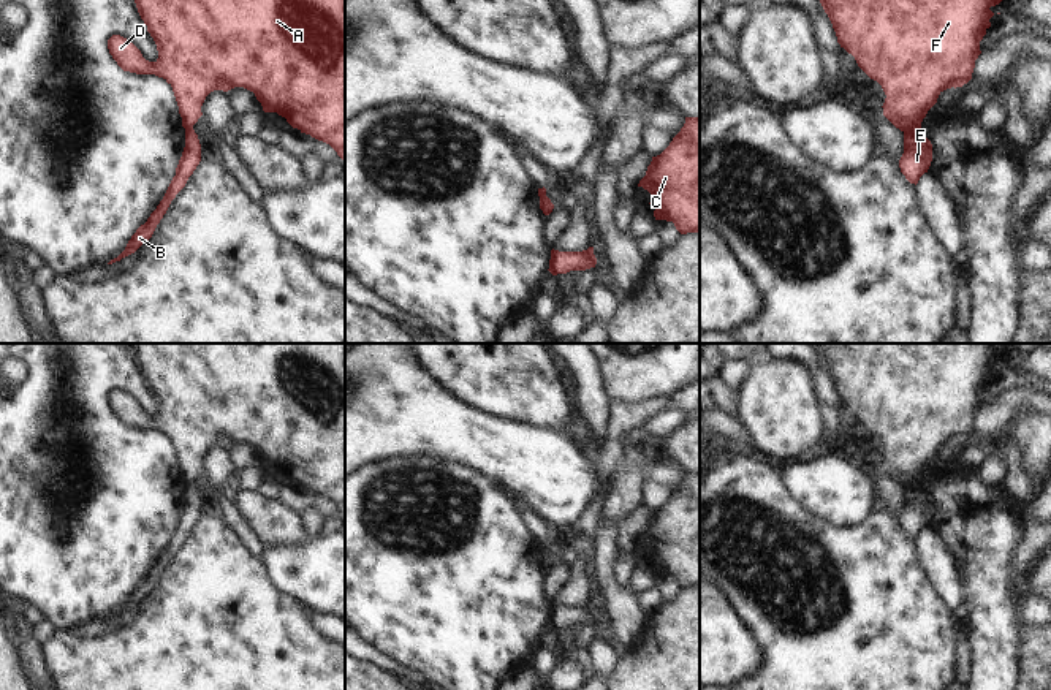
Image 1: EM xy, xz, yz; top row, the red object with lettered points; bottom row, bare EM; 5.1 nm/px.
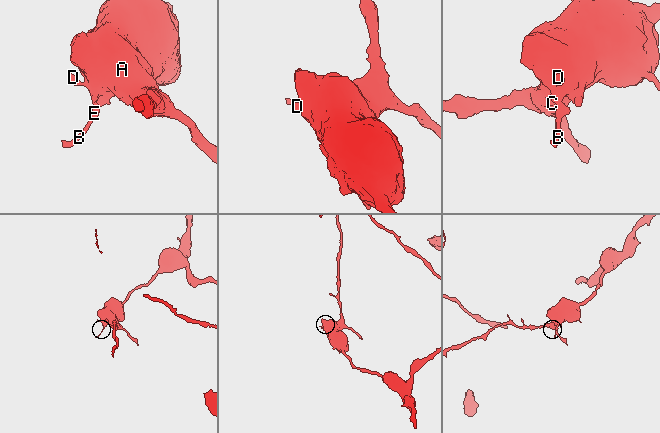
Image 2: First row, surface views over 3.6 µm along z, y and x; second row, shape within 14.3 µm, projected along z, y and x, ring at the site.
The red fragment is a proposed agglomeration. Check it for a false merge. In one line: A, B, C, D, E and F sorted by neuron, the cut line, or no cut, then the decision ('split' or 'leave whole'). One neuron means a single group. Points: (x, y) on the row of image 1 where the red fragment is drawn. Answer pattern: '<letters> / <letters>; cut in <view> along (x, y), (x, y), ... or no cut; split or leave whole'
A C D F / B E; cut in yz along (920, 124), (904, 132); split

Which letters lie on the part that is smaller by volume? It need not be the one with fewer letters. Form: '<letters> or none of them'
B, E.

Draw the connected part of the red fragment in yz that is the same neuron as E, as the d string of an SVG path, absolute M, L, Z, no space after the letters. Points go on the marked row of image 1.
M921 125L904 131L904 154L899 160L901 172L910 184L918 184L920 177L928 172L932 161L932 144L923 135Z

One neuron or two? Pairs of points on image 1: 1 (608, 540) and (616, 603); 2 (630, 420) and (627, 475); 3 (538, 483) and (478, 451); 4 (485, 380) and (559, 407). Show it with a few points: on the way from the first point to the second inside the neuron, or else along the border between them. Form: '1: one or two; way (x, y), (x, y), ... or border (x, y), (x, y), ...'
1: one; way (603, 556), (603, 581), (608, 587)
2: two; border (610, 402), (608, 435), (614, 440)
3: one; way (524, 469), (507, 451), (493, 451)
4: one; way (504, 380), (518, 380), (540, 401)

